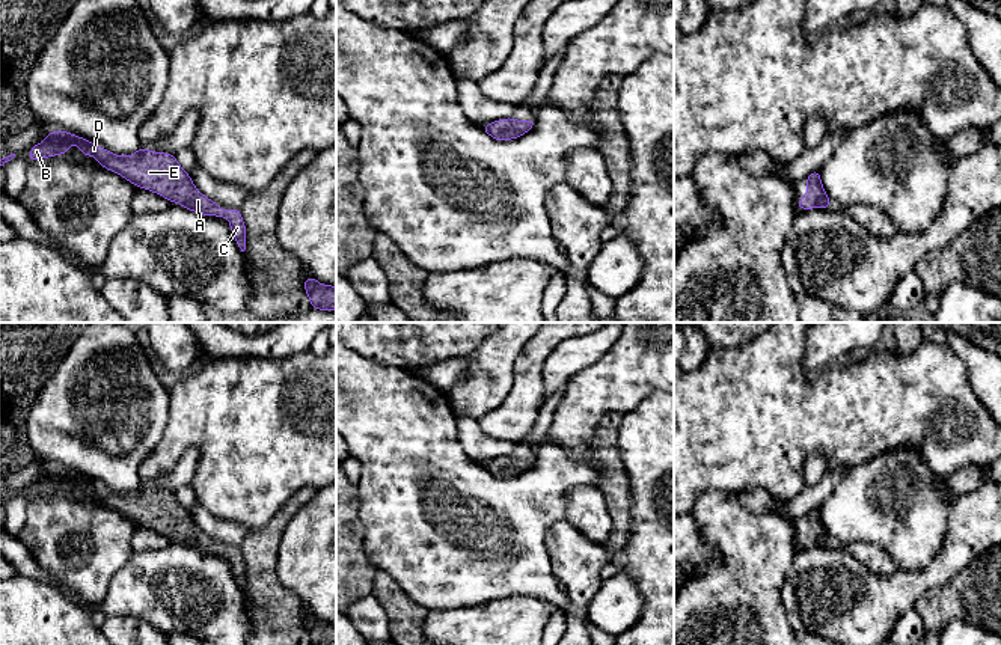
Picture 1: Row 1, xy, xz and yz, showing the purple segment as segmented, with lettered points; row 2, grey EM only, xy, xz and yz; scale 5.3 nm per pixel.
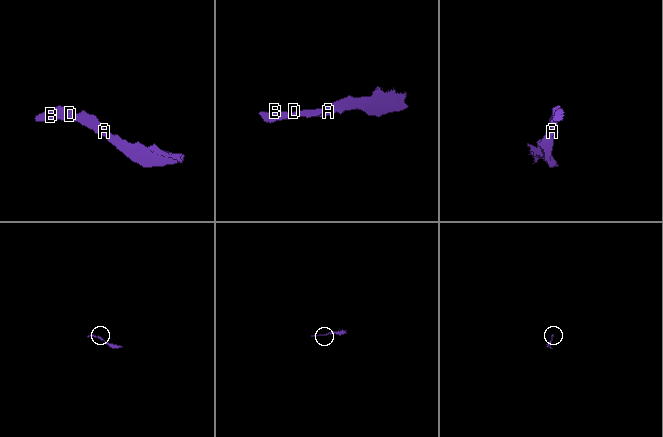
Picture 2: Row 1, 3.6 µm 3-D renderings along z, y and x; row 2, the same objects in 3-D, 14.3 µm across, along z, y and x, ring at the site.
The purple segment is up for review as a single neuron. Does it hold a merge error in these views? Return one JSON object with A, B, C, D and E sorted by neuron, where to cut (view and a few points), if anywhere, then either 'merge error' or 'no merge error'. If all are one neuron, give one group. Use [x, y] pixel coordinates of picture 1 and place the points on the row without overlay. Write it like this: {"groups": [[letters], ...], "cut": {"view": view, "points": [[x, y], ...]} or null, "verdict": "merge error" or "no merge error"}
{"groups": [["A", "B", "C", "D", "E"]], "cut": null, "verdict": "no merge error"}

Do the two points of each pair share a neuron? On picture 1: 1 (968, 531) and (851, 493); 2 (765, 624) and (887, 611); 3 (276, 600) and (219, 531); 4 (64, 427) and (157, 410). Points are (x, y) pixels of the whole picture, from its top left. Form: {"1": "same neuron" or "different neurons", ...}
{"1": "different neurons", "2": "different neurons", "3": "different neurons", "4": "same neuron"}

